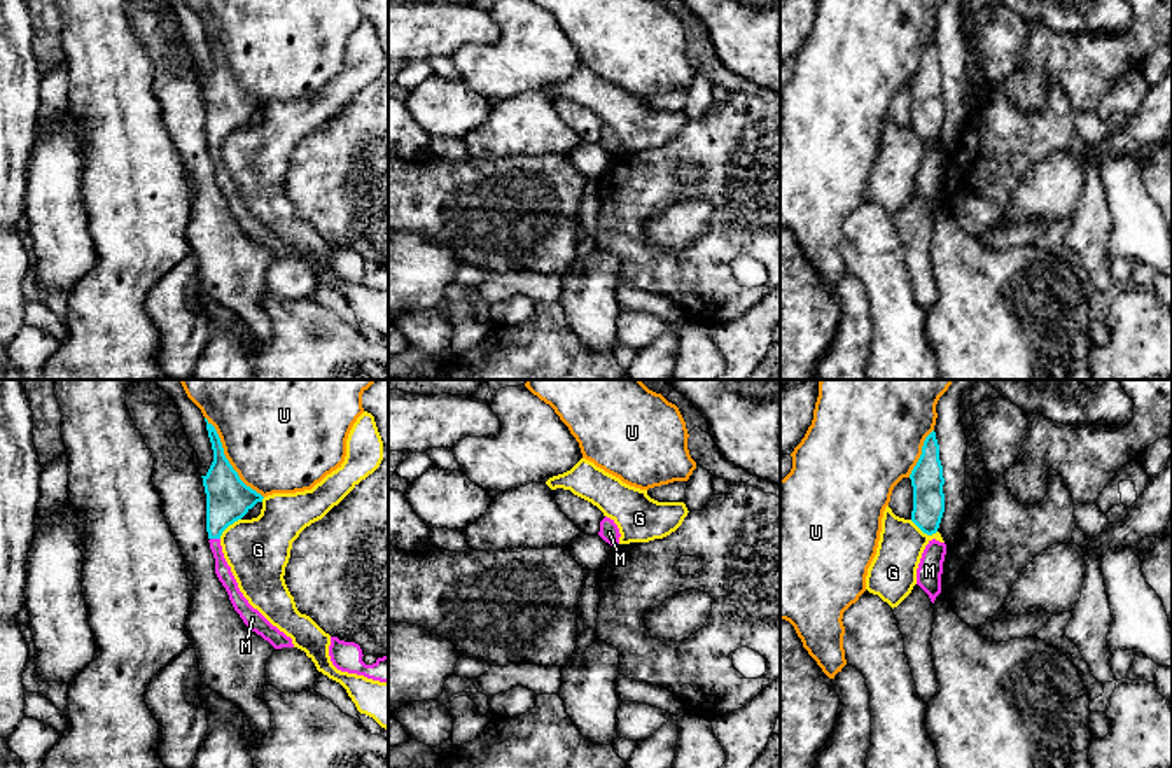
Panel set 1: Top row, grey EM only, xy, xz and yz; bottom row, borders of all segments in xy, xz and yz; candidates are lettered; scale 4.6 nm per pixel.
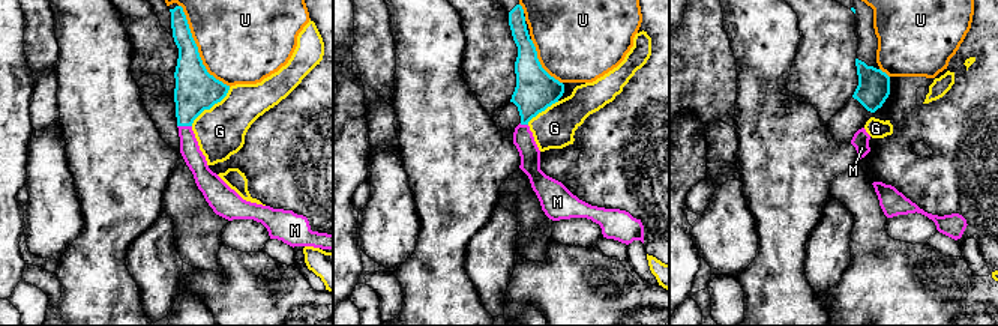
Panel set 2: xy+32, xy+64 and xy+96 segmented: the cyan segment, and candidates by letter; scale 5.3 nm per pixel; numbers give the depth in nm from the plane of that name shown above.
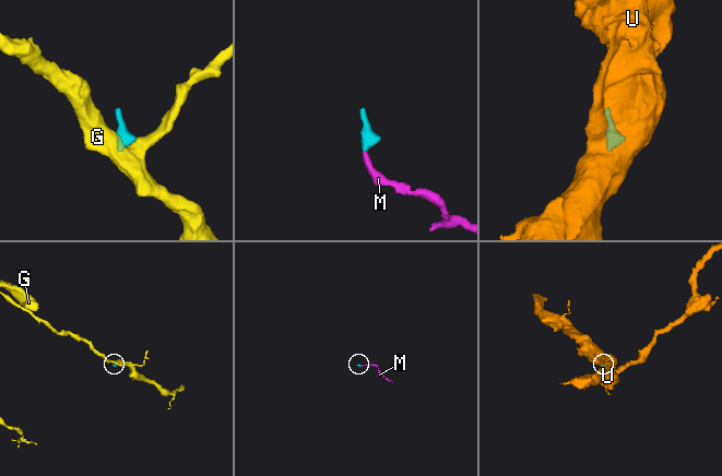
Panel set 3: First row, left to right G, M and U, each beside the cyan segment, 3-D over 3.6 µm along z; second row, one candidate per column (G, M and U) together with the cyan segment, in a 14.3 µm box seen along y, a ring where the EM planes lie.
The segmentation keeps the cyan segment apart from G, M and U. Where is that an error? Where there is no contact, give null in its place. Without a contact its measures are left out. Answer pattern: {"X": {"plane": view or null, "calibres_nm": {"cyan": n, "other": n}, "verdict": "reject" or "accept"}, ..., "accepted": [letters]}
{"G": {"plane": "yz", "calibres_nm": {"cyan": 150, "other": 220}, "verdict": "reject"}, "M": {"plane": "xy", "calibres_nm": {"cyan": 200, "other": 70}, "verdict": "accept"}, "U": {"plane": "xy", "calibres_nm": {"cyan": 200, "other": 480}, "verdict": "reject"}, "accepted": ["M"]}

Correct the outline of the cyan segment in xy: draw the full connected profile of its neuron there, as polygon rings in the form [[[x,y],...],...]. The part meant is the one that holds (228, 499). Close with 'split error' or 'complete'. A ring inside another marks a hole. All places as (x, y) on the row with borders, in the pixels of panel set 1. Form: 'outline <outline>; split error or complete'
outline [[[206,418],[205,422],[213,450],[213,462],[208,472],[201,478],[206,493],[206,532],[215,558],[215,574],[226,588],[234,611],[252,632],[268,640],[275,649],[294,647],[290,637],[273,626],[248,604],[224,558],[220,546],[222,532],[234,521],[241,520],[257,502],[262,502],[264,497],[240,479],[238,472],[224,455],[215,427]]]; split error

